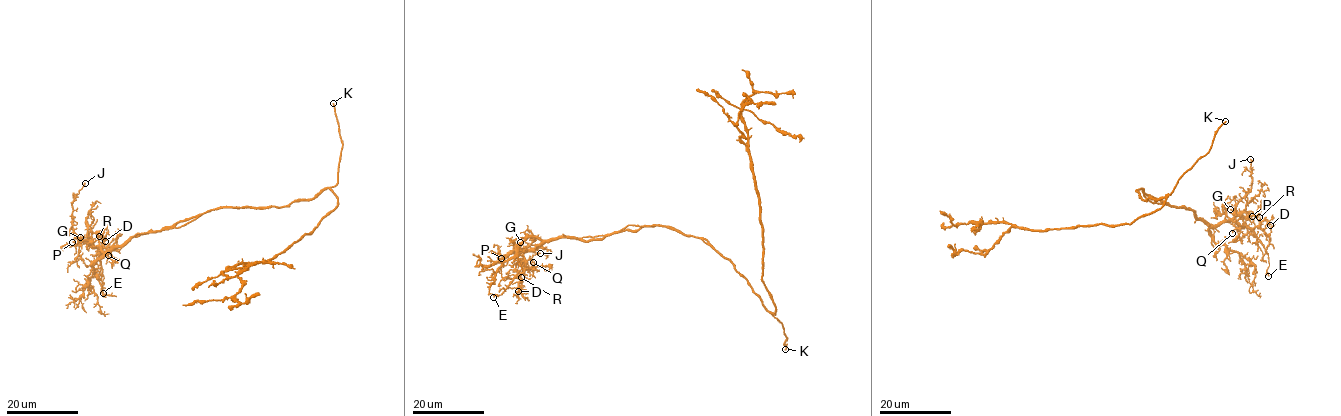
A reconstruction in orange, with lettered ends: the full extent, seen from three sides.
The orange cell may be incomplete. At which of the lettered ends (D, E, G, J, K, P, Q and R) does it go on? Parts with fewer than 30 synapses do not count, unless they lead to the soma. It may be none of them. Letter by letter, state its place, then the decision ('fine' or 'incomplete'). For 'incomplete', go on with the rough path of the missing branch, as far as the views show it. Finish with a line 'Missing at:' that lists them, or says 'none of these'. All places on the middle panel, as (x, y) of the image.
D: place (518, 291); fine
E: place (493, 297); fine
G: place (520, 242); fine
J: place (540, 253); fine
K: place (785, 349); incomplete; course (785, 349), (760, 370), (735, 377), (686, 371)
P: place (501, 258); fine
Q: place (533, 262); fine
R: place (521, 277); fine
Missing at: K

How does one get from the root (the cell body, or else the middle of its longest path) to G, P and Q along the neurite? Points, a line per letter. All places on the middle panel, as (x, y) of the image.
G: (748, 285), (729, 260), (701, 239), (666, 226), (557, 236), (534, 250), (517, 250), (520, 242)
P: (748, 285), (729, 260), (701, 239), (666, 226), (557, 236), (501, 258)
Q: (748, 285), (729, 260), (701, 239), (666, 226), (549, 238), (523, 253), (527, 268), (533, 262)

